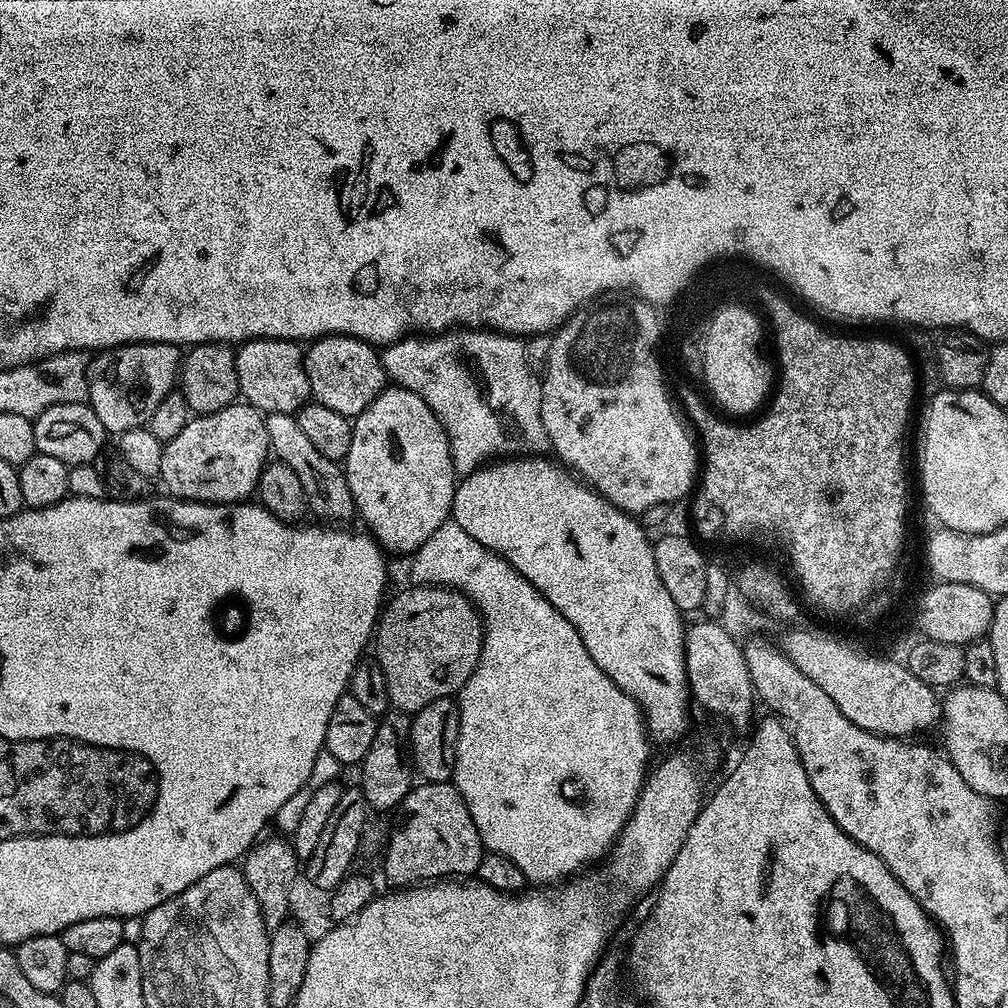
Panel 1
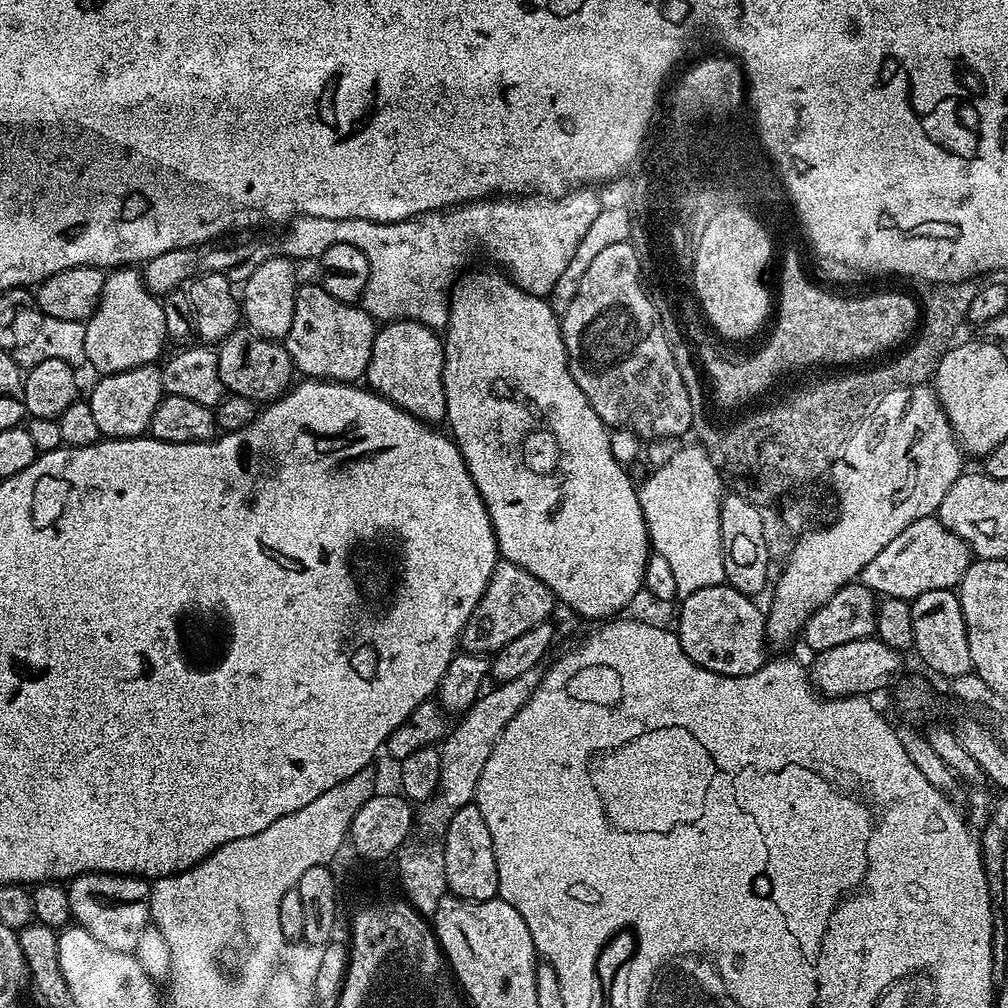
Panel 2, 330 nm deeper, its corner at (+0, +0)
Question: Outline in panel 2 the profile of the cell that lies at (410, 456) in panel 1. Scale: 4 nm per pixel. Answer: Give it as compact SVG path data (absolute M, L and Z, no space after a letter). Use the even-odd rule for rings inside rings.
M390 320L377 331L374 350L370 350L366 384L391 404L425 422L443 421L448 411L442 373L444 341L433 329L416 320Z

